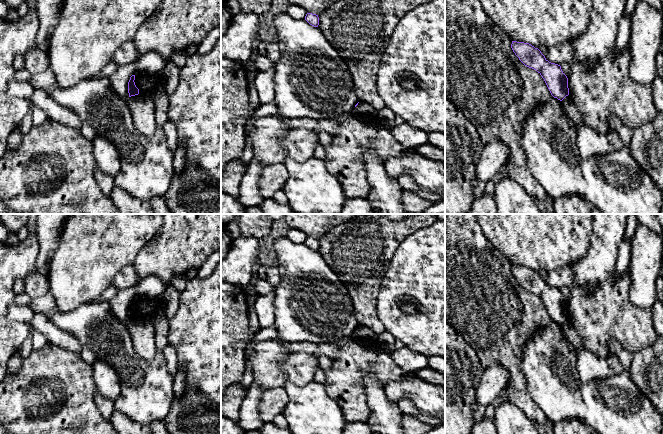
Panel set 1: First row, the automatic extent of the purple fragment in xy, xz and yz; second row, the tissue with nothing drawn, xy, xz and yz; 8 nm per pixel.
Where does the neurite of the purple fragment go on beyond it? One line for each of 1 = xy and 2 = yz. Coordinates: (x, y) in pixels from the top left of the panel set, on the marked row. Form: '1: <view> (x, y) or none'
1: xy (141, 106)
2: yz (569, 107)

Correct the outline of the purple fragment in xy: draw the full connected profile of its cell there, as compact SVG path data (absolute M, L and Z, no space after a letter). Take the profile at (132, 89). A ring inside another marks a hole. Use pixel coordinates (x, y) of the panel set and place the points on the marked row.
M135 75L128 82L127 103L131 112L134 126L139 133L147 138L152 138L156 132L154 101L147 94L140 94L135 85Z

